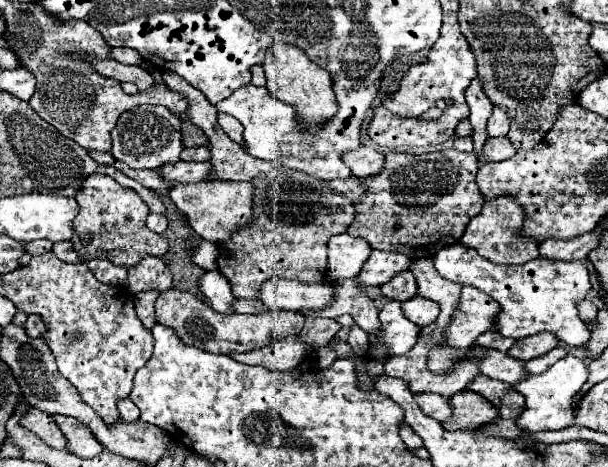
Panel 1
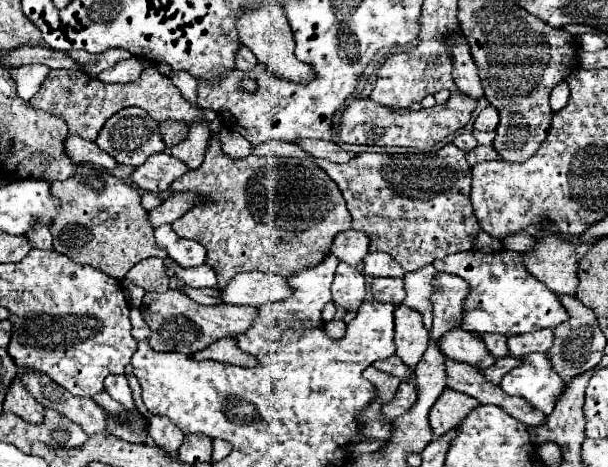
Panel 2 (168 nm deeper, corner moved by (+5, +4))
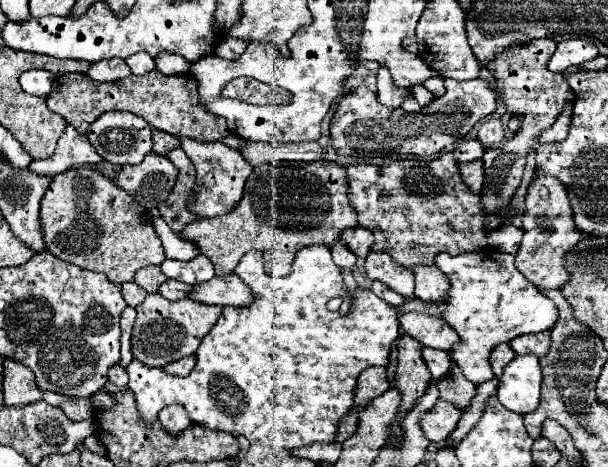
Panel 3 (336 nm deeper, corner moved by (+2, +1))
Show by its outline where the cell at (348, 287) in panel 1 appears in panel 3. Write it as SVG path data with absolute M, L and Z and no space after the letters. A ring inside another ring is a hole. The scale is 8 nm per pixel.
M338 240L338 242L334 244L332 256L334 256L334 262L336 262L340 268L350 270L350 272L356 270L356 260L358 260L358 258L356 258L356 256L342 244L342 240Z

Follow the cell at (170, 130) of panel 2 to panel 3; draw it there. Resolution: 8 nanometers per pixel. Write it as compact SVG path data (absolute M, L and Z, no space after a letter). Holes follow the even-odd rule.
M154 130L152 138L154 138L154 152L156 154L168 154L180 146L180 138L176 138L168 132L162 132L162 130Z

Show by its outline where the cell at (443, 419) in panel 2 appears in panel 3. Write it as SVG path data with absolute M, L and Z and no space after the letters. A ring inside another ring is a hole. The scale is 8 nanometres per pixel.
M438 400L434 404L434 408L430 412L426 412L426 418L422 418L420 426L424 430L424 436L430 442L440 444L456 428L460 416L462 416L462 412L458 406L454 406L452 402L446 402L446 400Z

